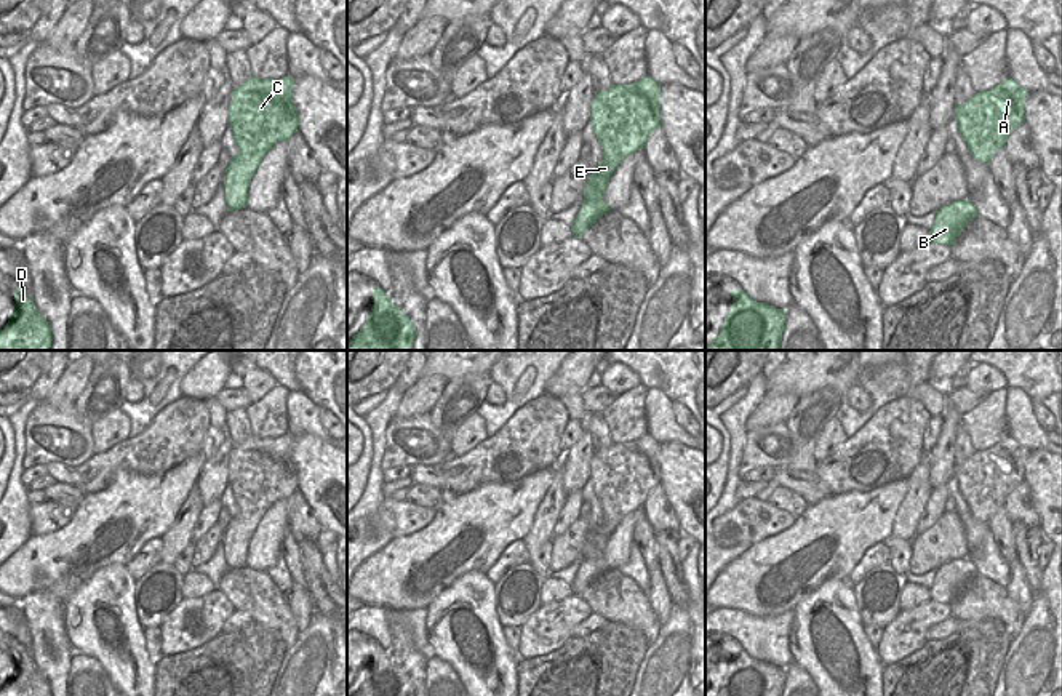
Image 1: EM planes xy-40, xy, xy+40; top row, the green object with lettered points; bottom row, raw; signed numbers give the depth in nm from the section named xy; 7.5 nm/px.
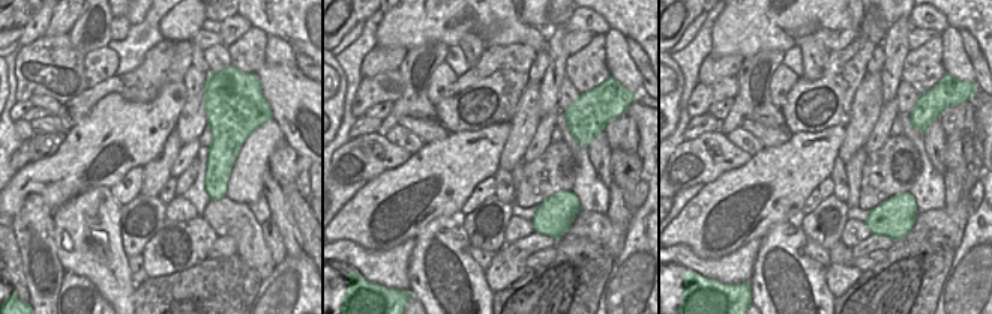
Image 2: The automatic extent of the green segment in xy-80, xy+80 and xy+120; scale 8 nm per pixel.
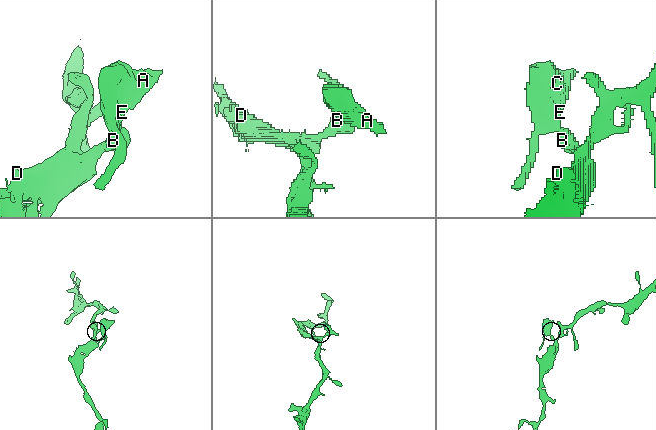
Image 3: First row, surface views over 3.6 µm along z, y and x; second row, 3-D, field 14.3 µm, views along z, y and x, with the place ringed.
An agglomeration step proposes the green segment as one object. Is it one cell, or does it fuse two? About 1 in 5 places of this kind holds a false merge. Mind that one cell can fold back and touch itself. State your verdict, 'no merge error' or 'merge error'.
merge error

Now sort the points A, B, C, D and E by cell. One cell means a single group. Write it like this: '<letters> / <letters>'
A C E / B D

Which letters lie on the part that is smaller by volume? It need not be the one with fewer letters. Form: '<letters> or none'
A, C, E

